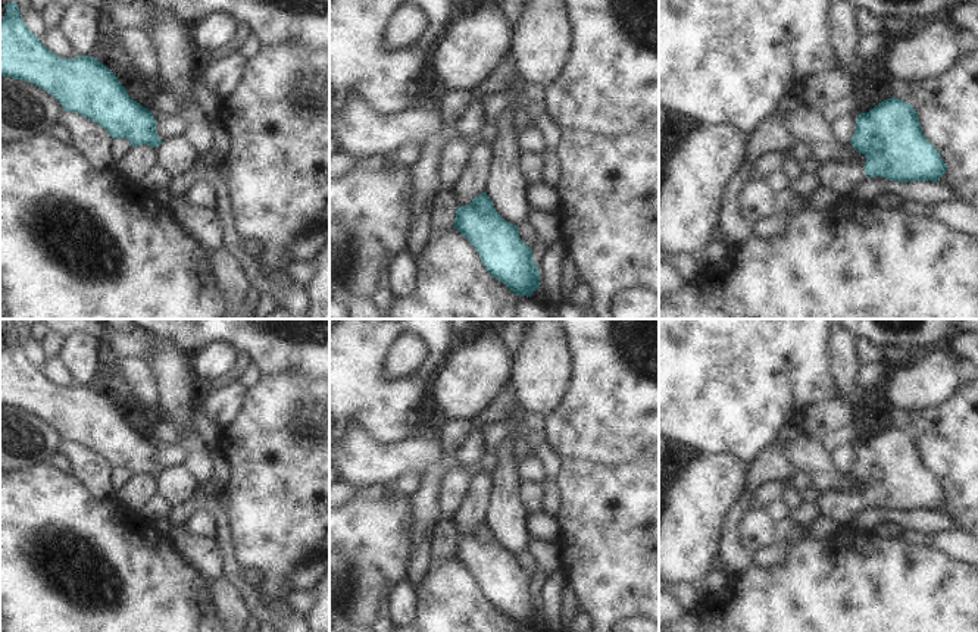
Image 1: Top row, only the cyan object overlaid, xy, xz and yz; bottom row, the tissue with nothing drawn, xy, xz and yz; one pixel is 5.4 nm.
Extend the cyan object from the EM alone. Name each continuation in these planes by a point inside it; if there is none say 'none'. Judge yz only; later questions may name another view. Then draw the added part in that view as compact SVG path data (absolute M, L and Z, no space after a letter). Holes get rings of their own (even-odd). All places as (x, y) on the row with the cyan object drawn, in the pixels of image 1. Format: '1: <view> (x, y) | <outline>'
1: yz (843, 178) | M825 160L816 175L822 185L838 193L841 197L849 197L859 184L868 179L863 166L837 160Z

